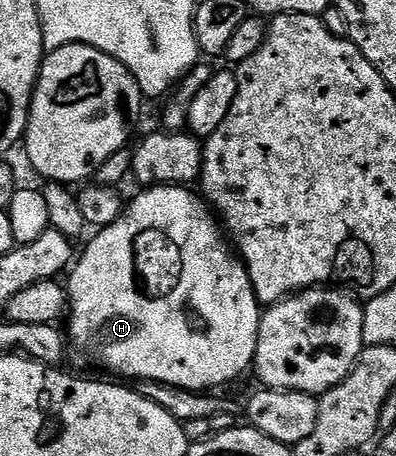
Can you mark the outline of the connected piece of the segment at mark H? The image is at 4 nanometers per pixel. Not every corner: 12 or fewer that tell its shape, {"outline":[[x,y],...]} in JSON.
{"outline":[[197,191],[69,269],[68,340],[134,382],[251,371],[262,312]]}

